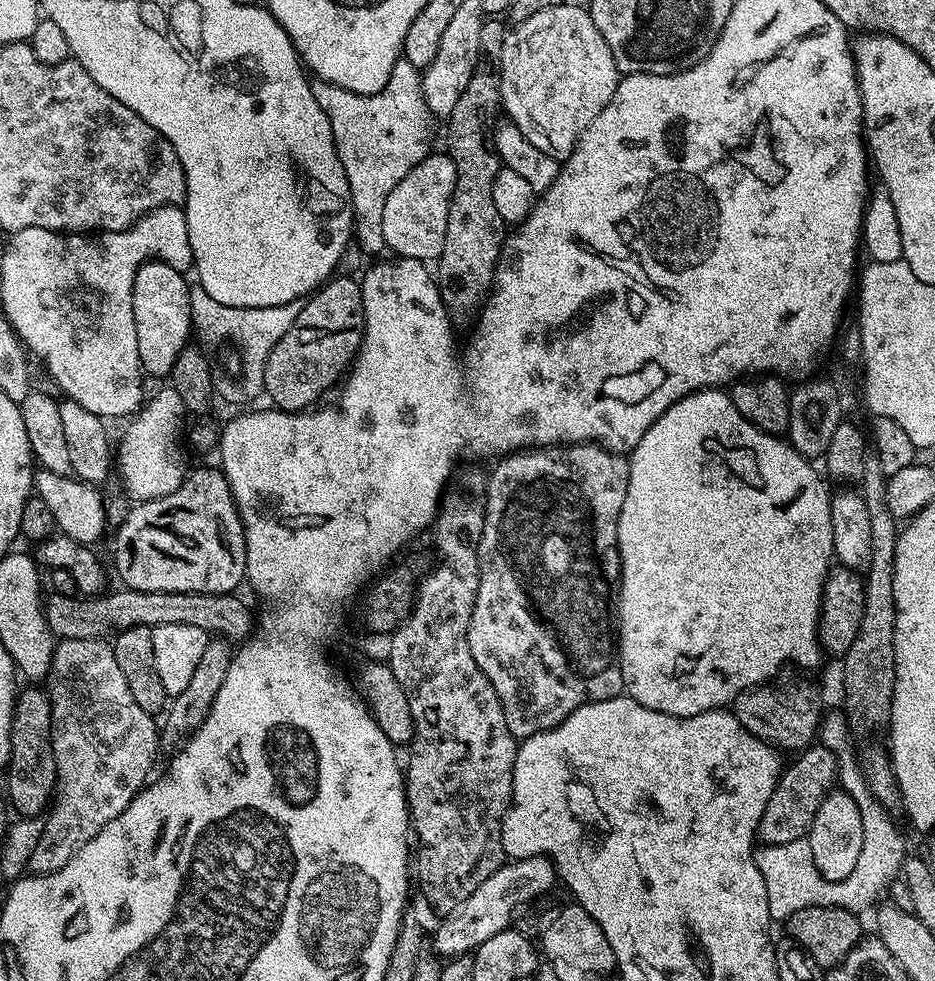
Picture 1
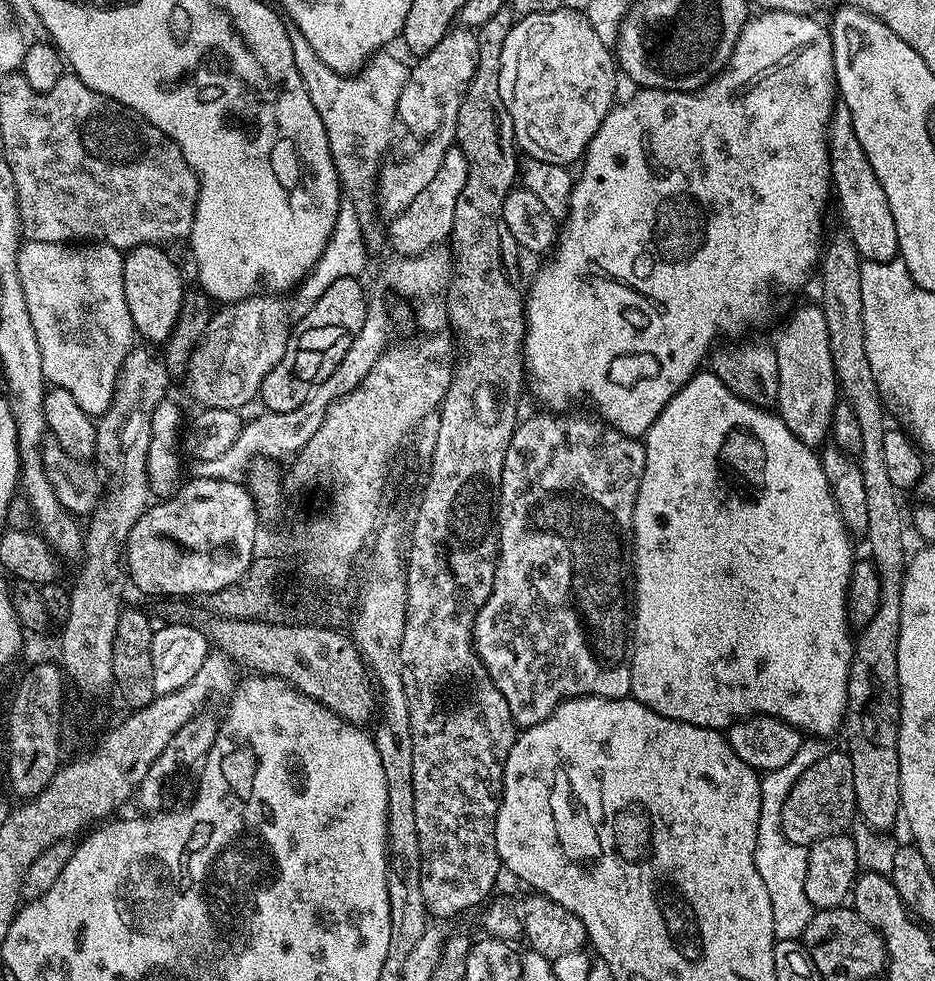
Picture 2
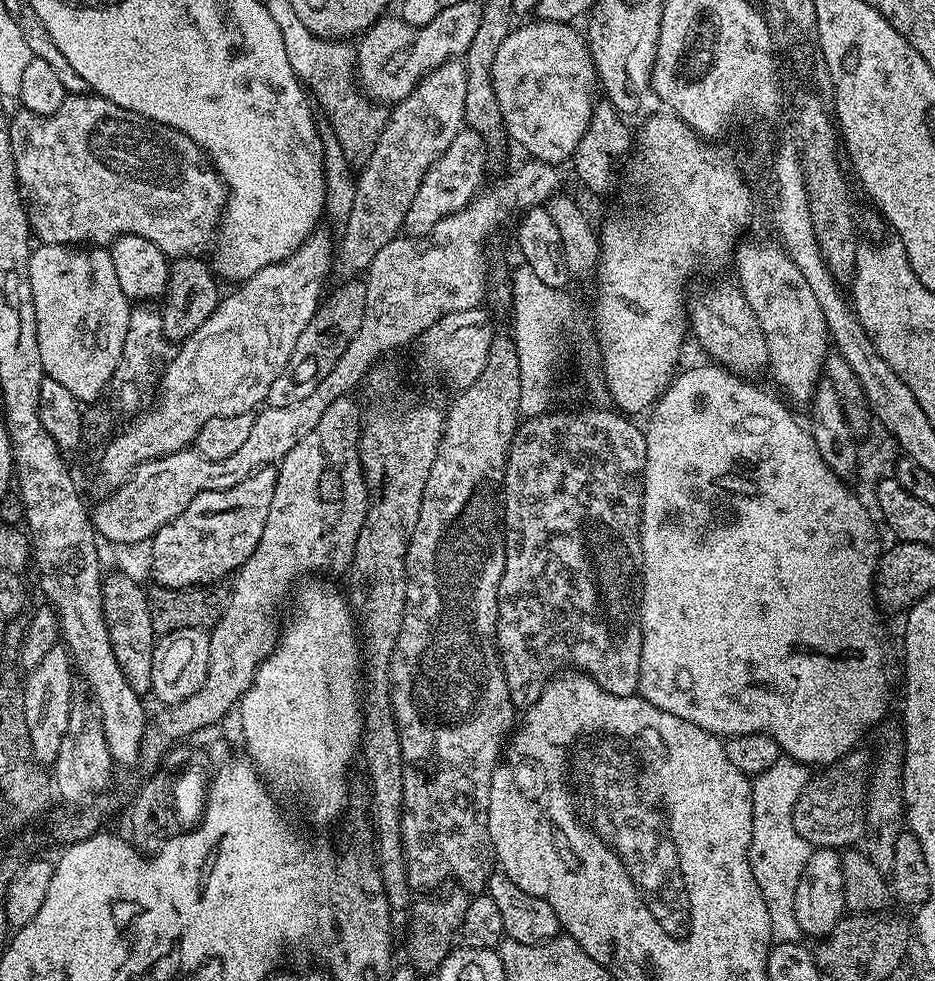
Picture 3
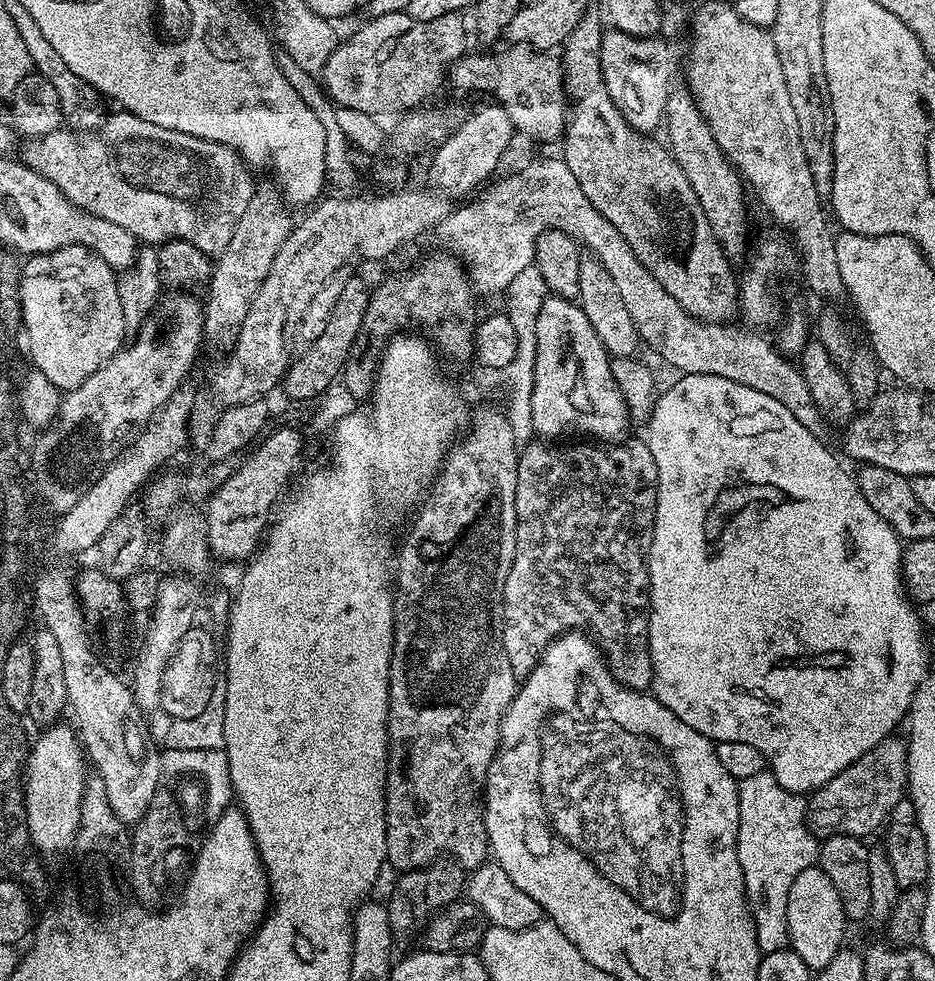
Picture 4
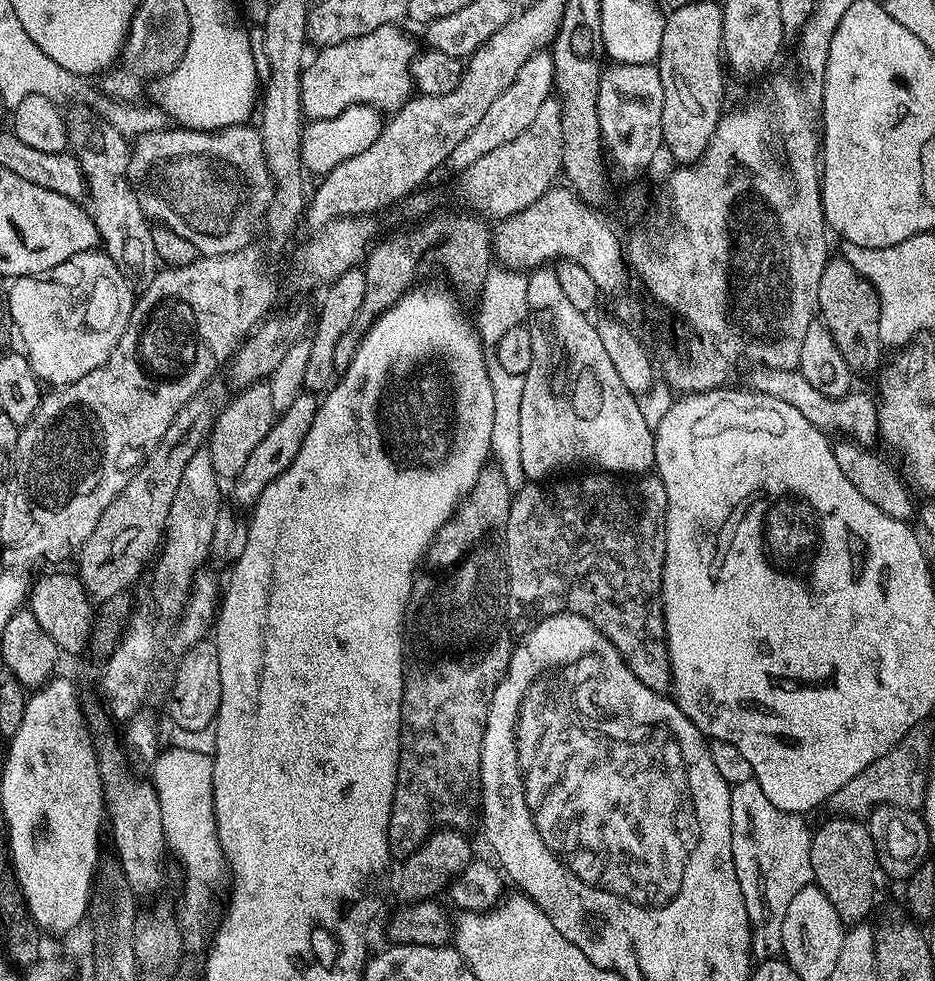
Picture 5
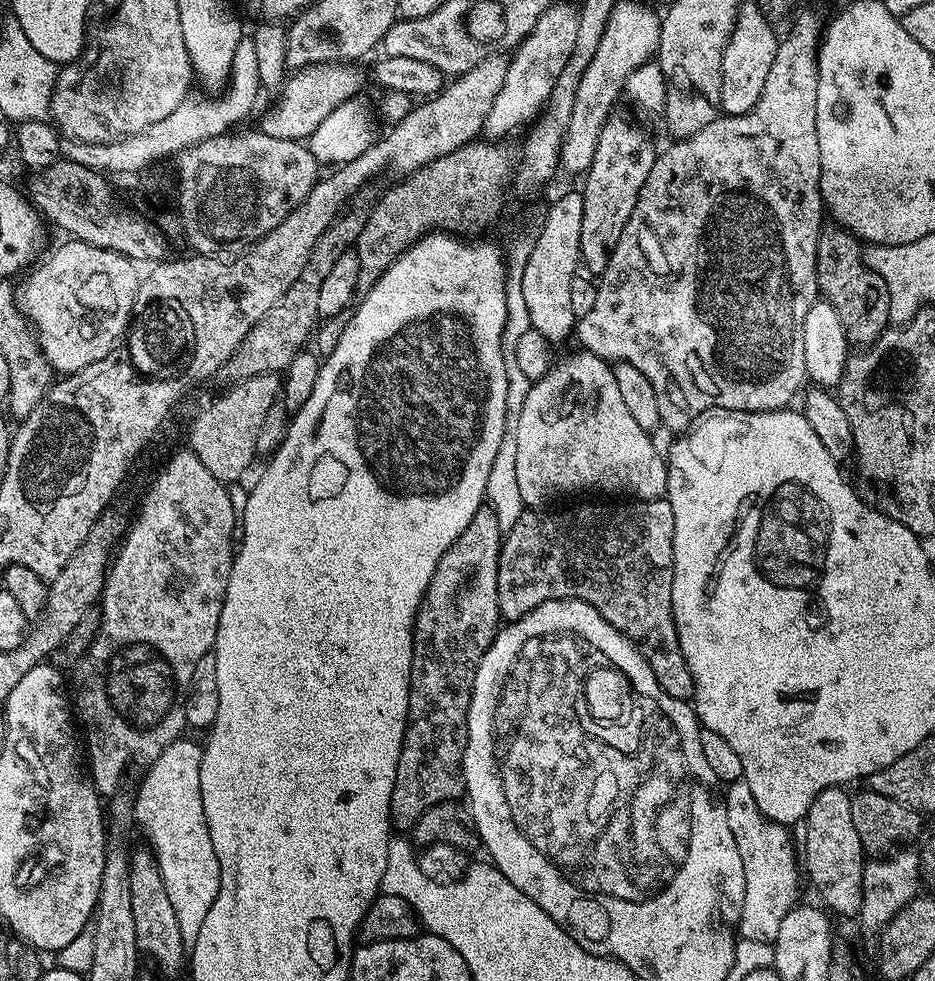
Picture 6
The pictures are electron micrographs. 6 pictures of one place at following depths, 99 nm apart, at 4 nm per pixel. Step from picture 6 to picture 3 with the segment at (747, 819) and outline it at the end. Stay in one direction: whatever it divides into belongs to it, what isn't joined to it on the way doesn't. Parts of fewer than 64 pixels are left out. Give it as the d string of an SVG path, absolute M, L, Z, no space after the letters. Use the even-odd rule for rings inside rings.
M781 758L762 774L751 781L752 785L752 833L748 861L762 890L762 899L766 902L766 914L770 914L770 934L778 944L795 944L802 933L798 918L794 918L794 893L798 891L798 878L810 862L812 845L794 830L794 806L802 794L805 784L810 779L809 765L800 764L797 760Z

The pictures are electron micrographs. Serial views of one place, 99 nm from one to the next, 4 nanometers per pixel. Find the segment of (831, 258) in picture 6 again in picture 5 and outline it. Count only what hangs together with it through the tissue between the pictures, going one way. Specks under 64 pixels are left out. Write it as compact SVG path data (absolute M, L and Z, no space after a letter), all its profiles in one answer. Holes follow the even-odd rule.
M843 258L829 259L828 265L822 270L822 278L818 282L818 316L830 330L834 346L838 346L838 351L841 352L842 358L846 358L846 366L850 366L852 373L857 377L868 375L871 377L881 367L882 345L878 334L880 299L870 281L862 278L862 274L858 274L858 270L854 270L854 266L850 266L850 262Z

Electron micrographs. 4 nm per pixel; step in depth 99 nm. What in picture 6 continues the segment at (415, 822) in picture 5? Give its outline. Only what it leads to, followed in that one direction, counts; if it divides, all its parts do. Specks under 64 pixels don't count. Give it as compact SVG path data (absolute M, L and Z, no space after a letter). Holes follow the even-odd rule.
M482 506L478 514L474 514L470 526L466 526L466 530L462 530L450 550L442 554L434 570L434 578L430 578L430 586L416 611L416 625L412 628L408 725L398 758L394 794L390 798L392 823L397 829L411 830L416 827L418 818L422 818L422 814L430 810L430 806L456 802L465 795L464 743L468 733L472 683L482 654L492 645L492 639L502 624L502 601L498 598L498 558L501 543L502 530L498 526L495 512L491 507Z

